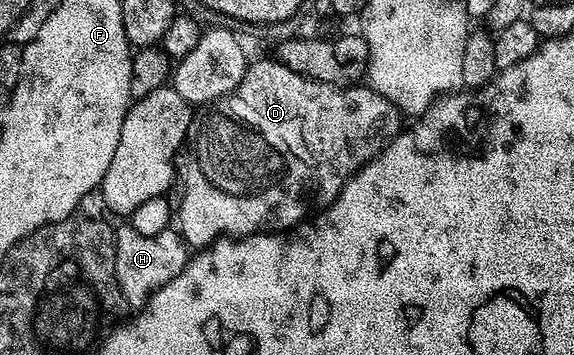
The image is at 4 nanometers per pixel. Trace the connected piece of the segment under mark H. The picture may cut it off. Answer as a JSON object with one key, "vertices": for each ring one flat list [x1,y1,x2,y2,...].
{"vertices":[[130,225,117,226,116,233,116,276,118,285,124,294,125,304,129,308,139,309,147,303,162,285,166,285,187,265,190,258,190,248,180,238,179,230,169,229,154,237,142,237]]}

